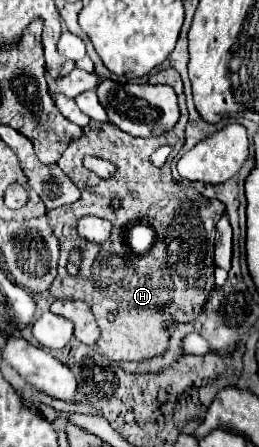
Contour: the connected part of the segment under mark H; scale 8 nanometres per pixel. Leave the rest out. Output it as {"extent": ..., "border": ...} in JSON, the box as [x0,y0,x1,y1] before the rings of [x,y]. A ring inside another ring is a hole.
{"extent":[49,68,225,362],"border":[[[173,68],[169,70],[169,86],[177,92],[181,108],[181,118],[173,130],[153,138],[135,138],[121,132],[109,122],[91,120],[83,128],[83,136],[73,140],[57,162],[65,174],[71,174],[71,182],[79,186],[81,198],[69,206],[61,206],[49,212],[49,226],[53,228],[61,244],[59,272],[49,286],[49,294],[53,298],[85,300],[91,306],[101,328],[101,338],[97,340],[97,346],[109,360],[115,362],[139,362],[141,358],[161,354],[167,348],[169,340],[165,332],[165,320],[193,322],[215,288],[215,224],[225,212],[225,204],[221,200],[209,200],[193,188],[175,182],[169,170],[169,160],[163,168],[155,168],[151,164],[151,154],[159,146],[171,146],[173,150],[179,150],[185,142],[183,132],[187,124],[187,108],[183,82],[179,72]],[[85,156],[111,160],[117,166],[115,176],[111,176],[111,180],[87,178],[89,170],[83,166]],[[87,188],[93,188],[93,192],[87,192]],[[113,196],[123,200],[123,206],[119,210],[109,210],[109,202]],[[83,214],[111,220],[111,238],[103,244],[97,244],[77,236],[77,220]],[[133,222],[149,222],[149,226],[155,230],[153,246],[141,256],[125,248],[127,228],[133,226]],[[75,250],[81,254],[79,274],[69,276],[67,260]],[[109,314],[115,316],[113,322],[109,320]]]}

